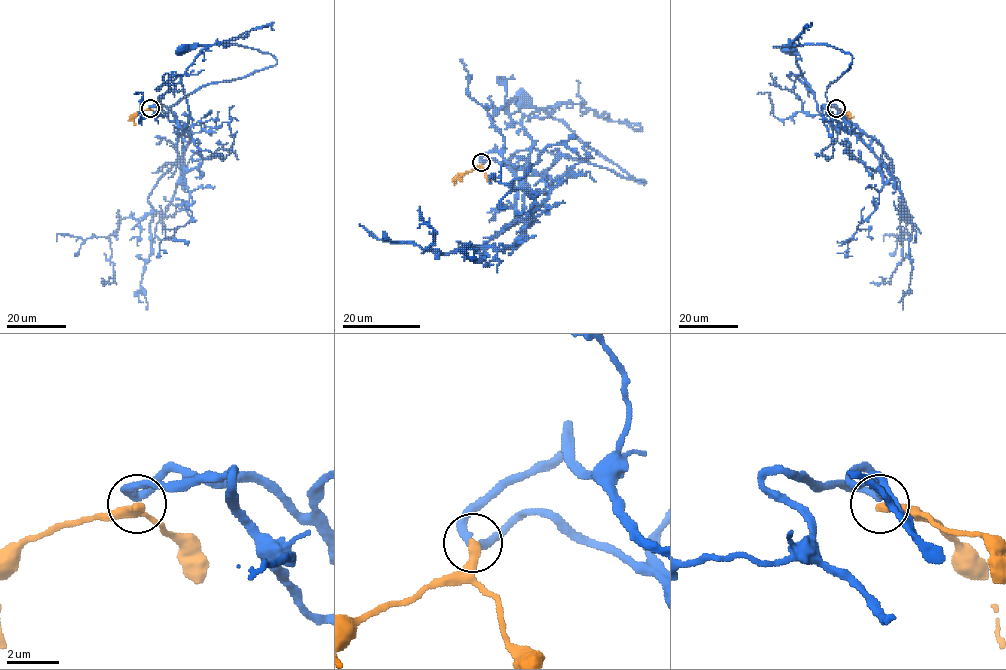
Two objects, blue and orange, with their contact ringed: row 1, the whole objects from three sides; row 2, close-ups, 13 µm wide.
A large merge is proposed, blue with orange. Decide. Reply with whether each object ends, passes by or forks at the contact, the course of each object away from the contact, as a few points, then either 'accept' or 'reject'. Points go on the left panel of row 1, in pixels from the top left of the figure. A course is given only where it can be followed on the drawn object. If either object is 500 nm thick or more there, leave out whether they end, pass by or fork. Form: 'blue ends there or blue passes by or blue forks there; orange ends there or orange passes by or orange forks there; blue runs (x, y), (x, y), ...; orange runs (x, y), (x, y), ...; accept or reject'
blue passes by; orange ends there; blue runs (150, 108), (154, 104), (169, 110), (205, 85), (246, 76), (277, 63), (267, 53), (237, 44), (183, 48); orange runs (150, 108), (136, 114), (135, 124); reject

